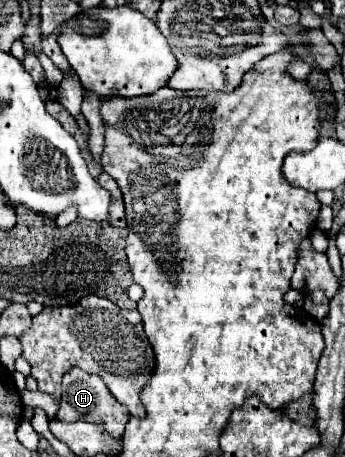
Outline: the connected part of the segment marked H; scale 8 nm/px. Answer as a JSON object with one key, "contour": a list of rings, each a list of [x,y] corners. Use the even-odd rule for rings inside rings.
{"contour":[[[75,367],[63,377],[63,395],[61,395],[61,409],[57,413],[57,419],[61,419],[61,421],[89,419],[93,423],[105,425],[105,431],[109,431],[109,435],[113,435],[113,439],[121,439],[123,431],[125,431],[125,423],[129,421],[129,411],[125,405],[121,405],[111,395],[107,385],[97,375],[85,373]]]}

